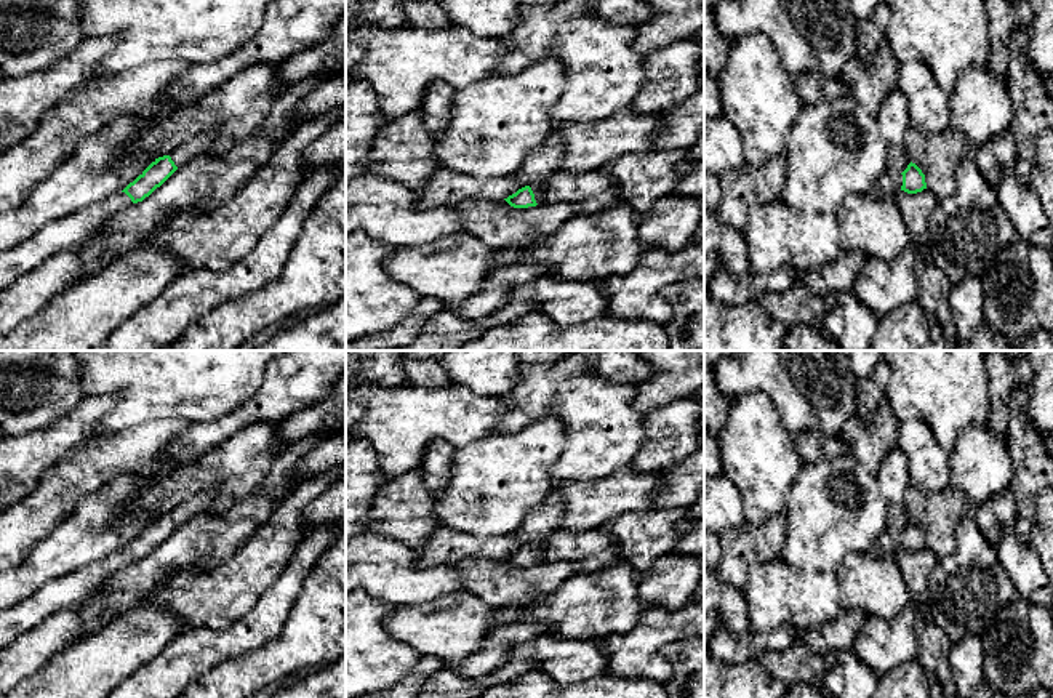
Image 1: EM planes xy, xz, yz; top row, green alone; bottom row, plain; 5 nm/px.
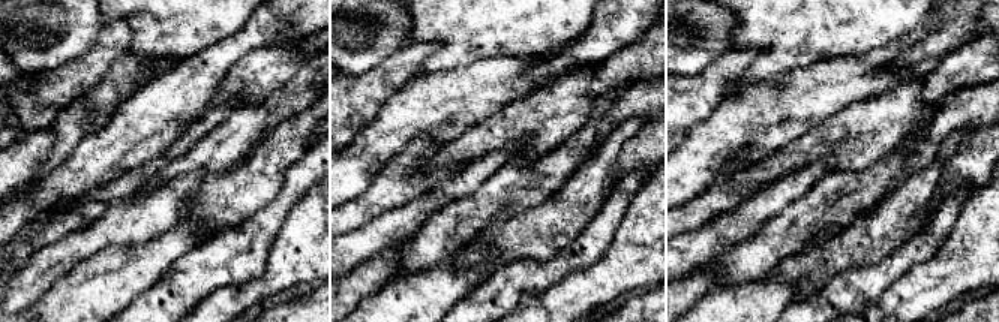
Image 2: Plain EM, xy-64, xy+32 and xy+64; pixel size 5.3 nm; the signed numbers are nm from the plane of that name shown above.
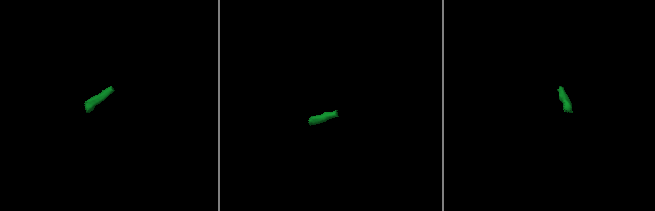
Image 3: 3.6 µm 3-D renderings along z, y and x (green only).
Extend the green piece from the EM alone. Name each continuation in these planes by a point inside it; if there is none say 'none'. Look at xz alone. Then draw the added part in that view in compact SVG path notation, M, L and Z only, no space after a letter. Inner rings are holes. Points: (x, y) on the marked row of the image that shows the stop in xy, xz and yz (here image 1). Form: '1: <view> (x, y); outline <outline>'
1: xz (538, 189); outline M536 183L530 186L533 194L535 194L535 200L538 205L543 203L543 195L544 195L544 183Z

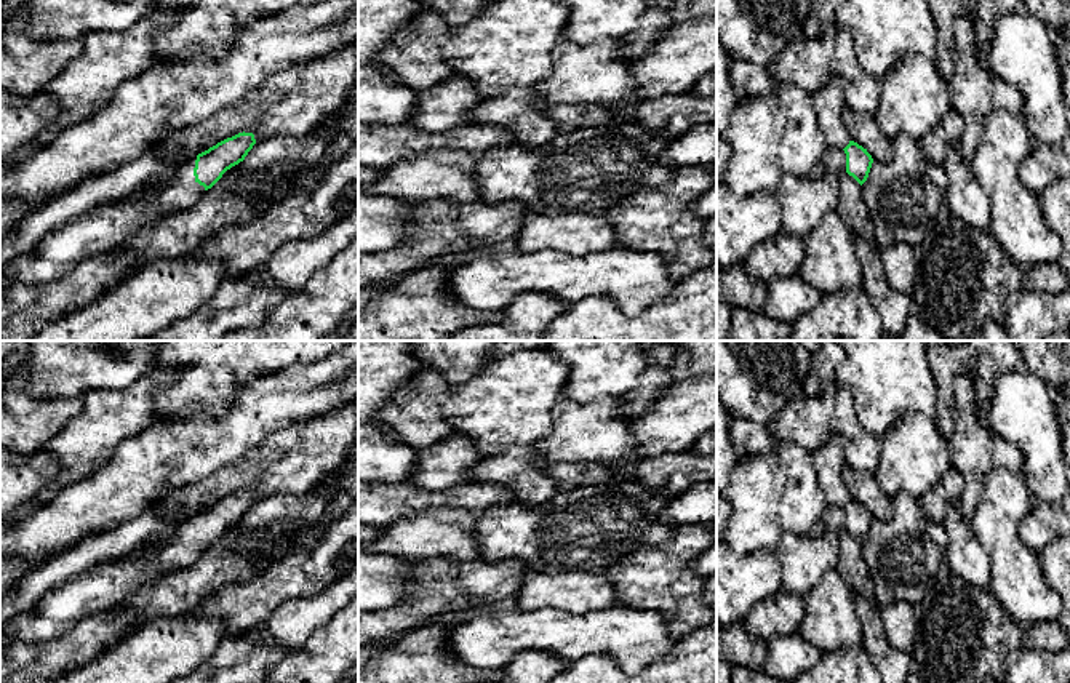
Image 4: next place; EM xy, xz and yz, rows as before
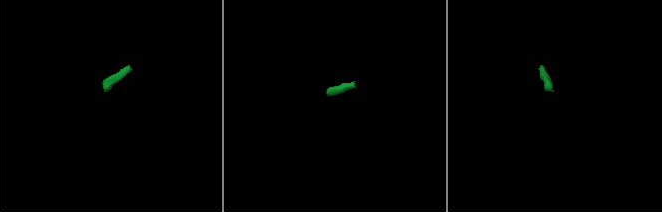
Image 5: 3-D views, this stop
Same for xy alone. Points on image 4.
1: xy (106, 227); outline M195 160L184 162L173 178L139 197L107 202L51 230L29 254L8 264L3 278L34 285L56 282L69 274L69 266L114 251L162 216L189 210L205 192L194 176Z

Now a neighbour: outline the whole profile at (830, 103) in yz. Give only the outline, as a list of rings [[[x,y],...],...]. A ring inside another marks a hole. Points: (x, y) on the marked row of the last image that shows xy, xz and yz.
[[[830,74],[828,82],[812,96],[819,125],[824,131],[825,146],[844,149],[851,138],[843,114],[848,107],[844,83],[840,75]]]

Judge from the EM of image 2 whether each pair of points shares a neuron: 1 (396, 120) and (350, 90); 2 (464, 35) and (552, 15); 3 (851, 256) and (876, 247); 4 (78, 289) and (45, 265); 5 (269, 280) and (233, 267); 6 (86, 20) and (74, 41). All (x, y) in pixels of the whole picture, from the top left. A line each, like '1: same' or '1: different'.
1: different
2: same
3: same
4: different
5: different
6: same

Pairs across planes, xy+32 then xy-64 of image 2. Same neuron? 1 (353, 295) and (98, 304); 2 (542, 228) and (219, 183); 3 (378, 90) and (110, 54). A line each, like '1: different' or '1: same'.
1: different
2: same
3: same

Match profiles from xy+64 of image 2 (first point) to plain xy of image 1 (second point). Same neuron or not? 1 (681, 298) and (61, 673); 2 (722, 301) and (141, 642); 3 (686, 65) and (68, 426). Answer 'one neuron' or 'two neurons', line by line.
1: two neurons
2: one neuron
3: two neurons

